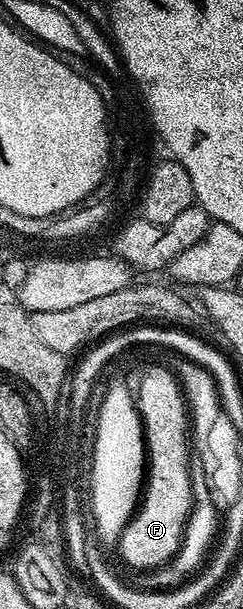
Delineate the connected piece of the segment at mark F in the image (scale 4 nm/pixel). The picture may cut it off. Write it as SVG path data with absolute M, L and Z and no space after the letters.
M150 367L141 372L141 379L139 381L139 389L136 394L136 402L138 404L138 413L142 417L142 434L146 444L146 458L148 460L148 474L144 479L144 490L140 495L140 502L133 515L130 516L130 522L126 524L126 528L122 530L122 538L120 540L120 548L122 547L122 559L128 566L133 569L149 569L152 567L159 567L161 563L167 563L182 544L182 531L186 527L189 520L191 507L194 506L196 500L196 493L190 488L190 477L192 481L192 471L190 475L190 457L192 461L192 447L188 442L188 404L183 396L181 386L176 378L175 372L170 371L166 367Z

